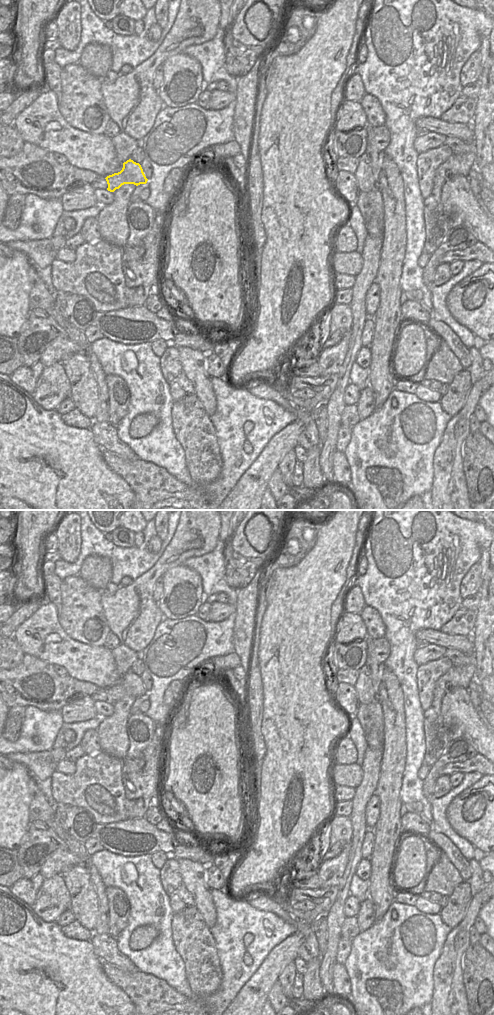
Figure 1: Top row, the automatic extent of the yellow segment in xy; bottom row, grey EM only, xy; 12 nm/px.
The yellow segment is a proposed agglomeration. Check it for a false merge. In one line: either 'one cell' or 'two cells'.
two cells

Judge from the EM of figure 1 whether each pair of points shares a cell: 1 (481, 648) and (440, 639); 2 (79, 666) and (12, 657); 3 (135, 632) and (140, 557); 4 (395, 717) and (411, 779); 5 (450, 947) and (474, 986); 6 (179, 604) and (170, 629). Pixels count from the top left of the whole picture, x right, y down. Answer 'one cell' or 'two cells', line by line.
1: two cells
2: two cells
3: two cells
4: two cells
5: two cells
6: two cells

